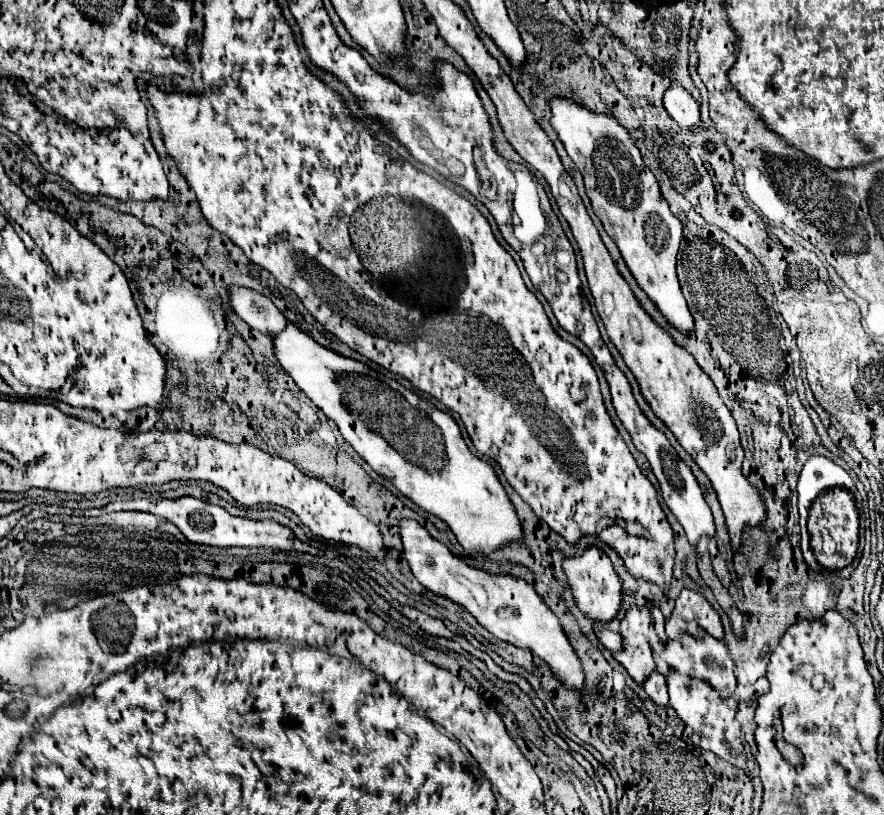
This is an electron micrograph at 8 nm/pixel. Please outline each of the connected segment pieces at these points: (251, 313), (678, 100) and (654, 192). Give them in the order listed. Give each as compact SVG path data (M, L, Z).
M231 288L231 304L239 318L243 318L251 328L267 334L277 336L285 326L285 314L265 296L249 290L249 288Z
M671 86L665 92L665 110L669 116L683 128L693 128L699 124L699 104L693 100L693 96L679 86Z
M553 98L549 106L553 112L551 126L563 142L569 158L583 174L585 192L591 200L593 212L617 244L633 278L675 330L687 336L693 334L693 316L685 304L675 274L675 256L683 226L661 198L659 184L653 172L643 164L643 158L627 130L623 130L615 118L593 114L567 98Z

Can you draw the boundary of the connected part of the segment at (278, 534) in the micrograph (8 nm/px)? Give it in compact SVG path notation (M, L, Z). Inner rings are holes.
M185 496L179 500L159 500L159 502L151 502L151 500L127 500L127 502L113 502L105 508L99 508L99 512L117 512L117 510L139 510L139 512L149 512L155 514L163 520L173 522L177 528L182 531L189 542L195 544L207 544L207 546L271 546L271 548L281 548L285 550L285 544L291 546L295 536L289 528L273 522L273 520L247 520L247 518L237 518L231 516L227 510L223 510L221 506L213 506L207 504L203 500Z

